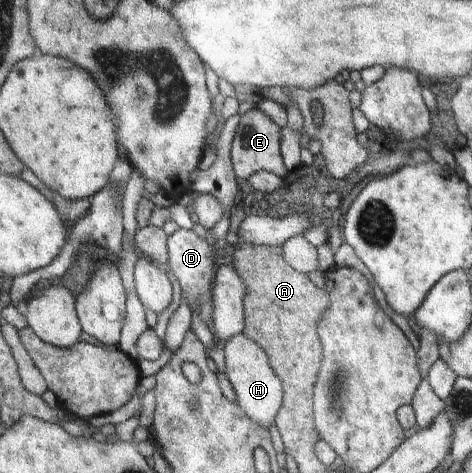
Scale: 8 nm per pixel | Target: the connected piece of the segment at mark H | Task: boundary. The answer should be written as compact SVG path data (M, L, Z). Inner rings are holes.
M244 333L237 334L226 342L224 355L226 356L225 373L234 388L238 405L257 425L269 429L276 423L284 402L284 387L271 367L271 358L263 348L259 347L259 344L255 344Z

